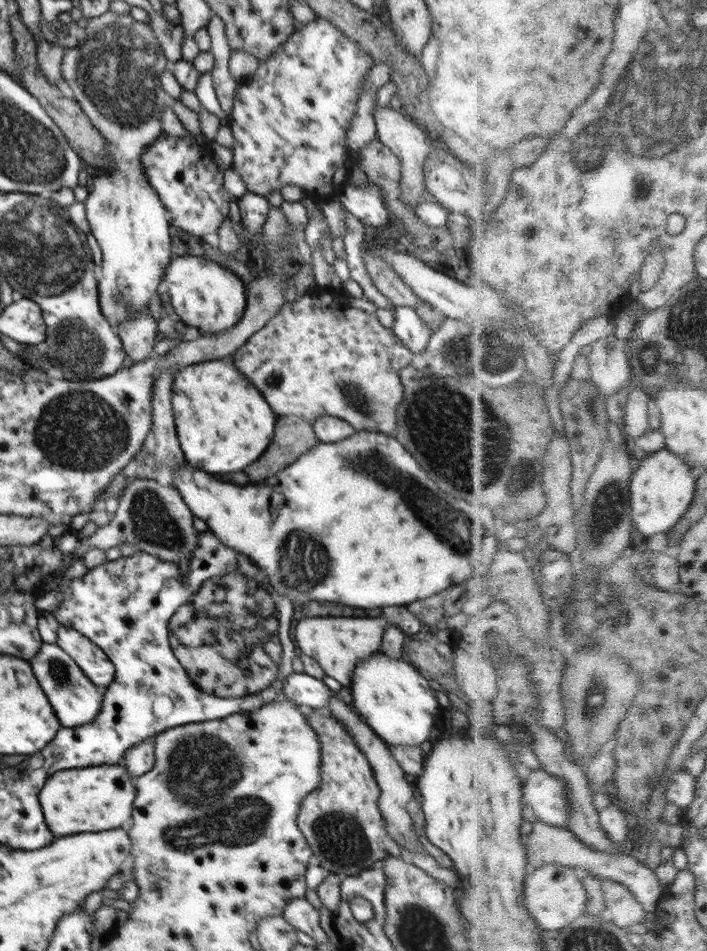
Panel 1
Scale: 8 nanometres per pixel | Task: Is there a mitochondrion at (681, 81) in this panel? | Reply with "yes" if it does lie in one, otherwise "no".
yes

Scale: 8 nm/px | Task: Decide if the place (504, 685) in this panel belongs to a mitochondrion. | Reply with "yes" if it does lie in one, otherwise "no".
no

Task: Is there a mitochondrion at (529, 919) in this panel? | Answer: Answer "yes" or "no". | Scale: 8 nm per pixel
no

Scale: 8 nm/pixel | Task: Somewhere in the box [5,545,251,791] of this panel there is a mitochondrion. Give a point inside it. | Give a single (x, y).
(58, 670)

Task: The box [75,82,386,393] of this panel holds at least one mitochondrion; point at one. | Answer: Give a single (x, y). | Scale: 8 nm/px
(122, 292)

